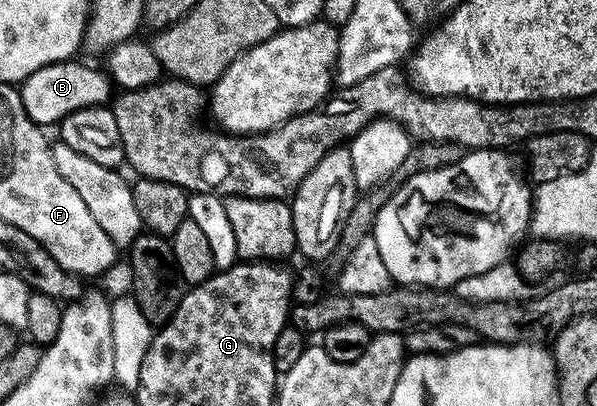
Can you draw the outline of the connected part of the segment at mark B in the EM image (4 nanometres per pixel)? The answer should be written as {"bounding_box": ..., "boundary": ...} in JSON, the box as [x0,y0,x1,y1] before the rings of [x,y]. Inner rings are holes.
{"bounding_box":[19,58,113,128],"boundary":[[[70,58],[40,67],[19,86],[27,116],[42,128],[48,128],[51,124],[58,125],[67,114],[74,113],[75,110],[103,106],[112,99],[113,83],[108,75],[102,69],[99,71],[75,61]]]}

